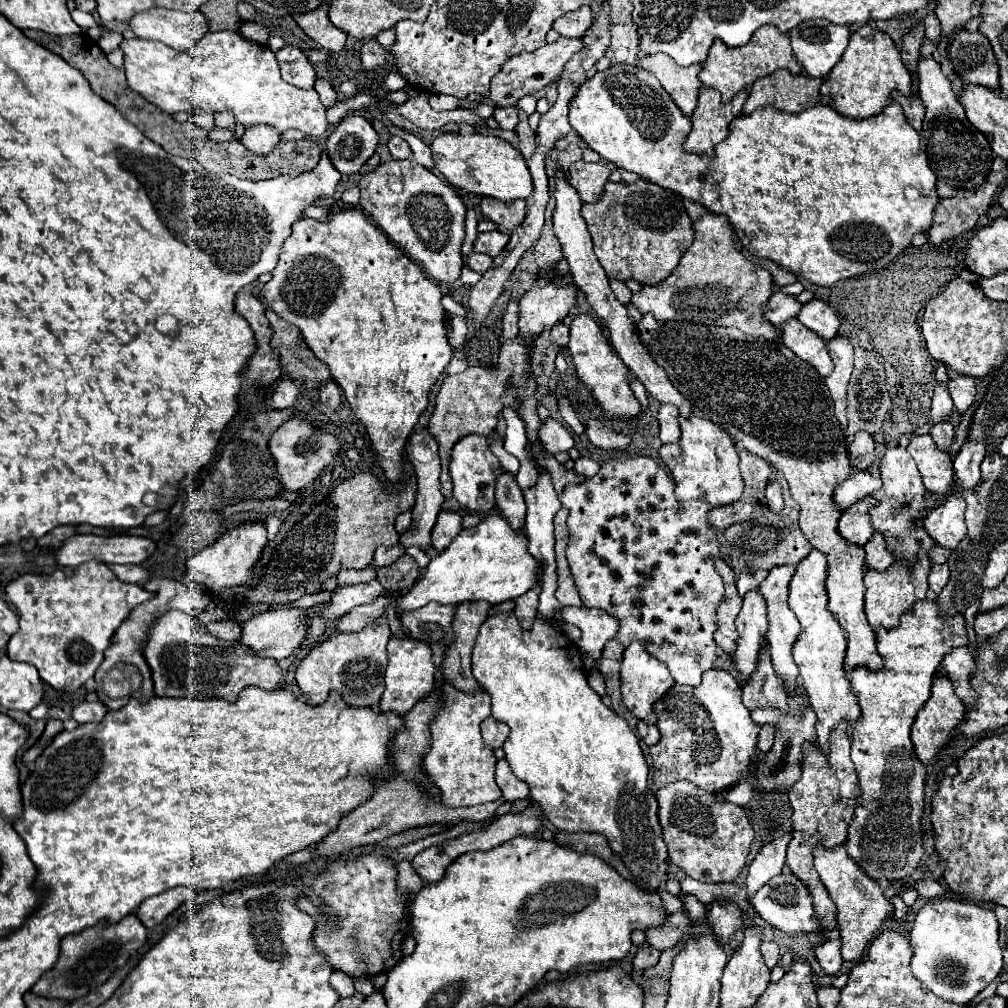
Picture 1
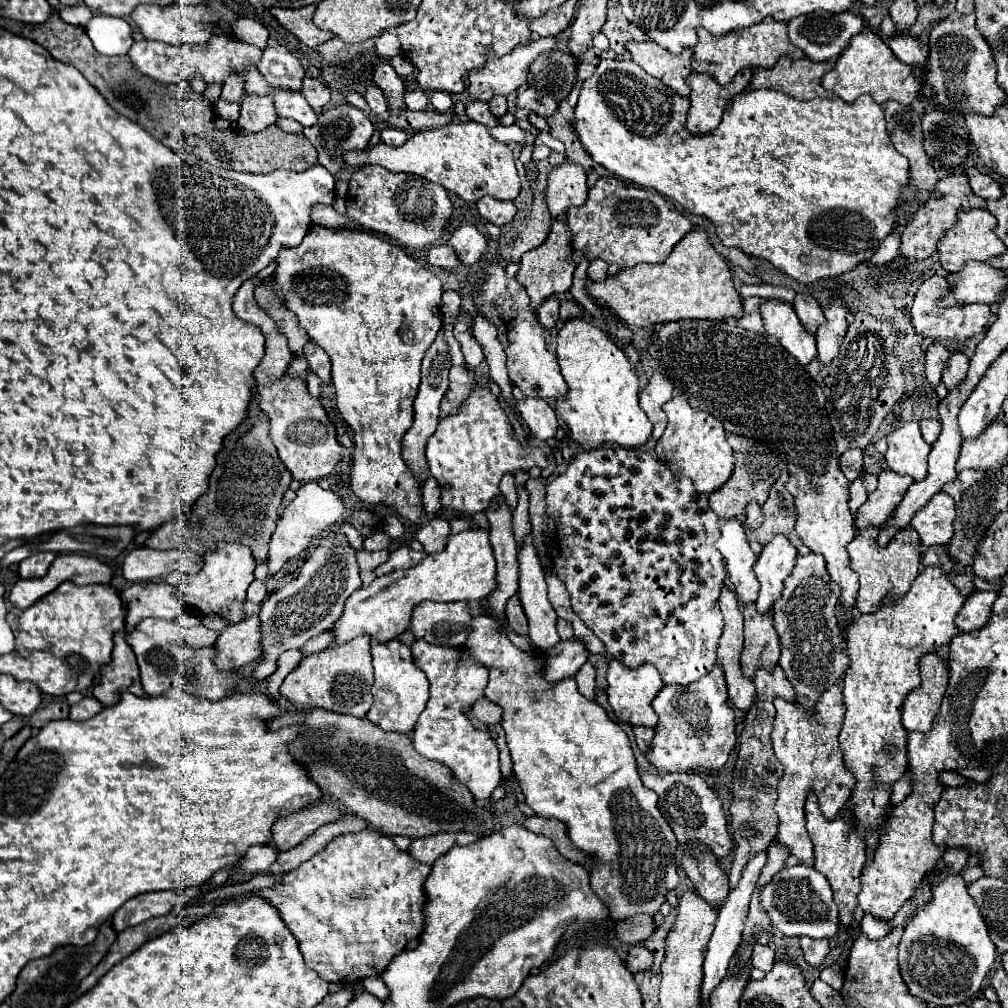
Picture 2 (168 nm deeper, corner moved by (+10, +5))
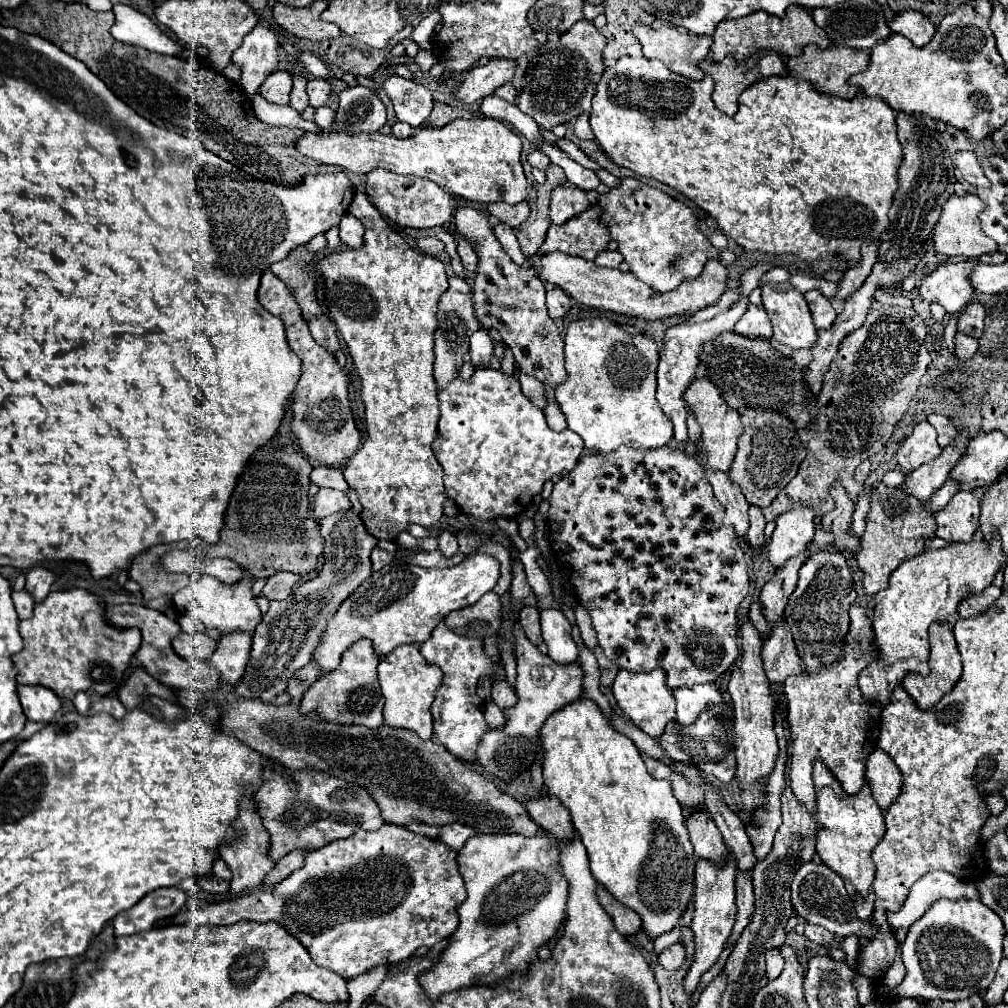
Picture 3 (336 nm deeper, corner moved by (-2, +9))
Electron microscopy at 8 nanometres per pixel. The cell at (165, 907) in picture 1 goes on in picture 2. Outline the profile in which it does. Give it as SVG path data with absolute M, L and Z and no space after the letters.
M198 887L185 889L170 889L170 891L154 891L154 893L142 893L134 899L126 901L112 917L114 929L120 933L128 927L140 925L148 919L160 917L170 913L176 905L186 905L192 897L199 894Z

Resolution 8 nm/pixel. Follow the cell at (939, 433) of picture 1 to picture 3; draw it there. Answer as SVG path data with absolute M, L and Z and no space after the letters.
M932 413L932 415L928 415L928 421L930 421L932 427L938 431L938 445L940 445L942 449L948 447L948 445L956 439L958 429L956 429L956 427L946 419L946 417Z

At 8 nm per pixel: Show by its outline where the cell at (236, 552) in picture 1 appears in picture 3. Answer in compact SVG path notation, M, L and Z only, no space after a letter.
M246 571L246 579L242 579L242 583L238 583L234 587L226 587L216 577L202 575L192 585L188 585L182 591L178 591L172 597L172 601L174 601L176 609L182 615L196 617L208 629L218 629L220 635L226 635L226 633L232 633L232 631L248 631L248 633L254 633L256 625L262 621L262 613L260 613L254 597L252 597L252 589L250 589L252 583L254 583L254 577L248 571Z

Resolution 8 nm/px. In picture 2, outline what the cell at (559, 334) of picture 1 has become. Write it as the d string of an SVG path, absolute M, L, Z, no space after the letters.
M548 297L540 307L538 307L538 321L544 325L544 329L552 329L558 321L558 307L560 301L556 297Z

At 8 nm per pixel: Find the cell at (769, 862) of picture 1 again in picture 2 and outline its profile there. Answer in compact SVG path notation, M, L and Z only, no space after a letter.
M758 851L752 859L748 859L746 867L742 869L742 877L736 885L734 891L730 891L728 895L728 901L724 903L724 907L720 909L718 913L718 921L716 921L716 929L710 937L710 943L708 943L708 953L706 953L706 959L704 959L704 983L702 983L702 997L704 1001L708 1001L708 995L710 991L716 987L716 983L726 975L726 969L728 969L728 963L742 939L742 929L744 929L744 921L746 921L746 915L748 915L748 905L750 905L750 897L756 889L756 881L766 865L766 851Z

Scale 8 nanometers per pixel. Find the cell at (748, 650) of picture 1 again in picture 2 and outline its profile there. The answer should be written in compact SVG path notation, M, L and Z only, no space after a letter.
M724 519L720 525L722 537L716 541L716 549L724 555L730 581L734 585L736 599L740 605L750 605L758 599L760 583L752 571L756 555L748 547L746 533L736 519Z

